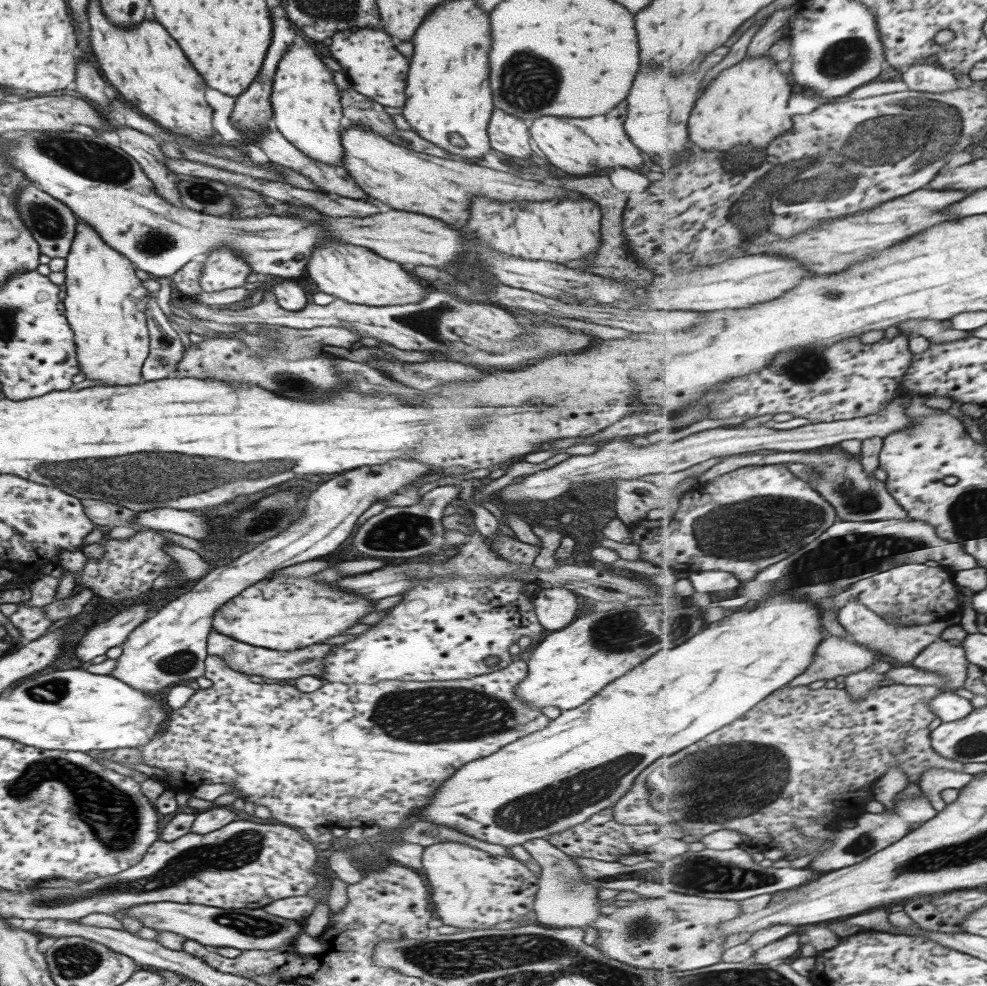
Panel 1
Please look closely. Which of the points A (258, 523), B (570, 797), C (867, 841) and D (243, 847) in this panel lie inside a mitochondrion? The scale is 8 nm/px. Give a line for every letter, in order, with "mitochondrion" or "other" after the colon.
A: mitochondrion
B: mitochondrion
C: mitochondrion
D: mitochondrion

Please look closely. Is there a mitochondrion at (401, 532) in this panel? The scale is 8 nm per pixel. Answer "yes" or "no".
yes

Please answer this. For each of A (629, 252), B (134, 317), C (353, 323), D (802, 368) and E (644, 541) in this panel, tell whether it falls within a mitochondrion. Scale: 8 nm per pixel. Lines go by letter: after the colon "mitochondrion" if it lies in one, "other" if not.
A: other
B: other
C: other
D: mitochondrion
E: other

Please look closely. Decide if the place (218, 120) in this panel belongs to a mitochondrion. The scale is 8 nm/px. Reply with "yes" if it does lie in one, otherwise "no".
no

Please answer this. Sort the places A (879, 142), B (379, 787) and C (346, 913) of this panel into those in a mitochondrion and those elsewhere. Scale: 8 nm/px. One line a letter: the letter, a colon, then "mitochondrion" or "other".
A: mitochondrion
B: other
C: other

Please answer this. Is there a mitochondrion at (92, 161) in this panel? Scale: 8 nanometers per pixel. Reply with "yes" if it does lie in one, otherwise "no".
yes

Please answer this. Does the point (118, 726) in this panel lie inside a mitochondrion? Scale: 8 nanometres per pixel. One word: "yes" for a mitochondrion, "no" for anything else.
no

